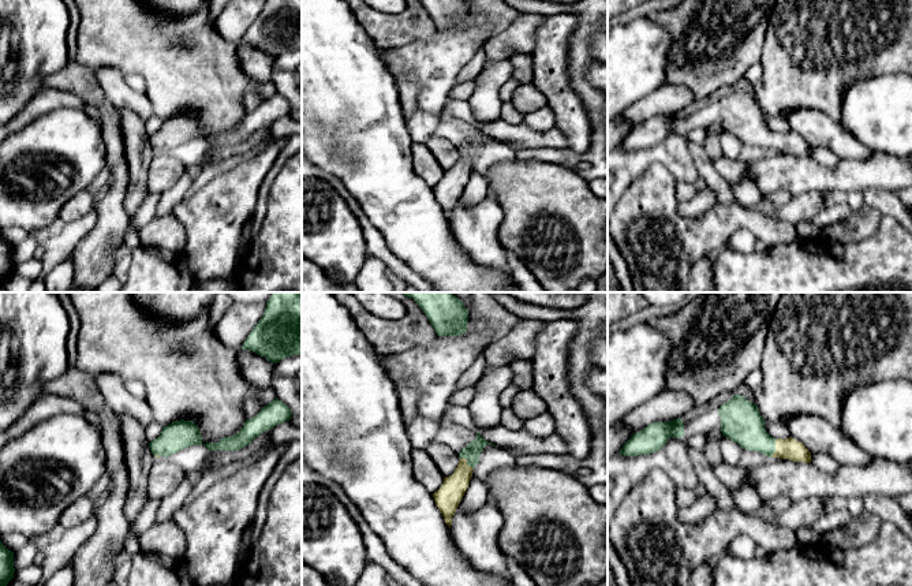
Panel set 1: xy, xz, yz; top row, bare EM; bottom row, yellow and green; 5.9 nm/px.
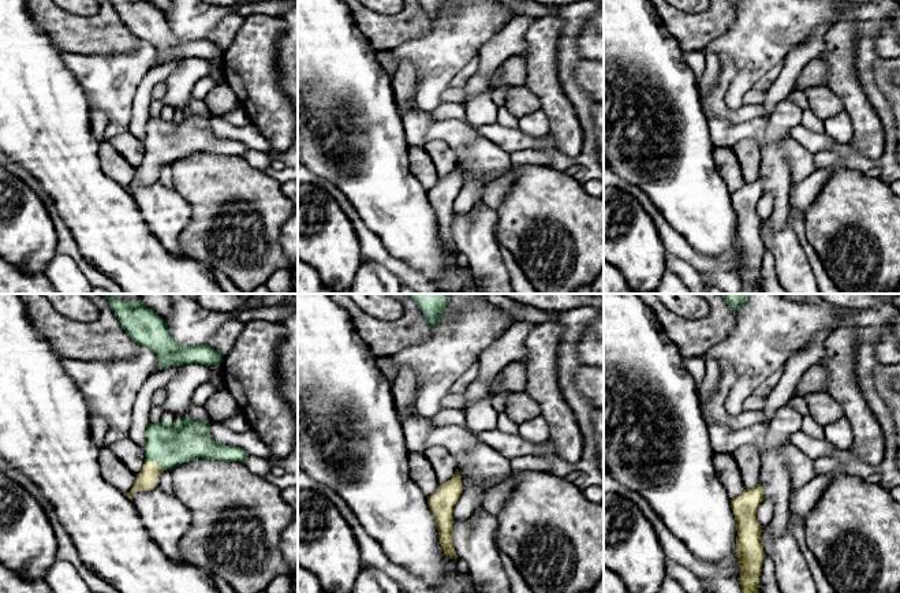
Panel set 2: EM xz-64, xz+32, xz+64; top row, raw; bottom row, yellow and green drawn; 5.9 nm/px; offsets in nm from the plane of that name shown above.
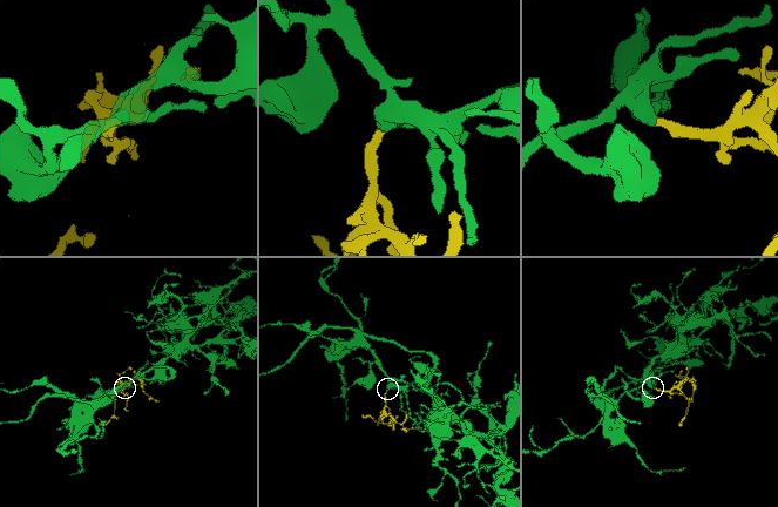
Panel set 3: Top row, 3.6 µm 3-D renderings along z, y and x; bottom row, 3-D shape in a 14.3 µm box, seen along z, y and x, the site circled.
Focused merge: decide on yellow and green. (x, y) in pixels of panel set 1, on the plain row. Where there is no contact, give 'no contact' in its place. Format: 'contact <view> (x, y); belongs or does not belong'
contact yz (776, 142); belongs

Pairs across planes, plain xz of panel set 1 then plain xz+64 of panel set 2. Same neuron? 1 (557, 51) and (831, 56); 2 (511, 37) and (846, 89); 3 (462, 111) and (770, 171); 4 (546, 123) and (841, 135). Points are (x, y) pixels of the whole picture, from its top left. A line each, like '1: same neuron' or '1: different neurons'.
1: same neuron
2: different neurons
3: different neurons
4: same neuron

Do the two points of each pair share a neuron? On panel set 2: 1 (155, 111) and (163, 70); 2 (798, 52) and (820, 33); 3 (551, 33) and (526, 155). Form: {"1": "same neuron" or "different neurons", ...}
{"1": "different neurons", "2": "same neuron", "3": "different neurons"}

